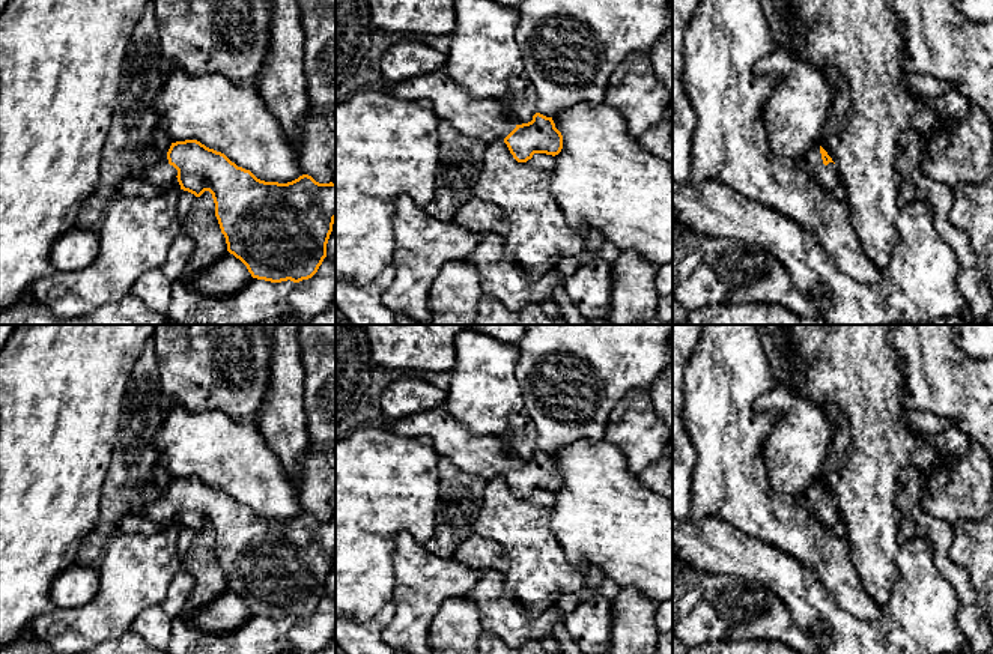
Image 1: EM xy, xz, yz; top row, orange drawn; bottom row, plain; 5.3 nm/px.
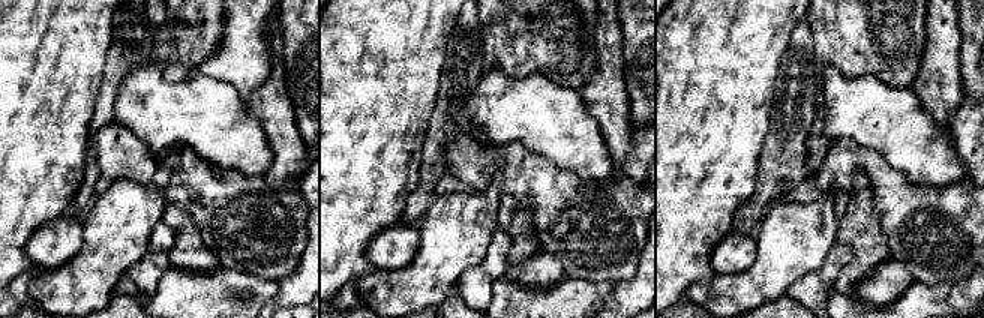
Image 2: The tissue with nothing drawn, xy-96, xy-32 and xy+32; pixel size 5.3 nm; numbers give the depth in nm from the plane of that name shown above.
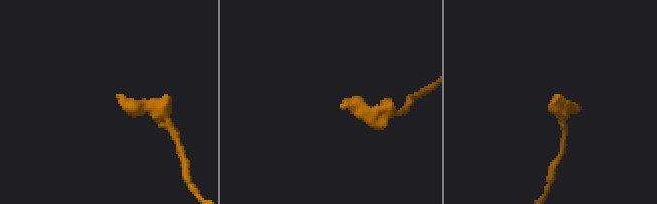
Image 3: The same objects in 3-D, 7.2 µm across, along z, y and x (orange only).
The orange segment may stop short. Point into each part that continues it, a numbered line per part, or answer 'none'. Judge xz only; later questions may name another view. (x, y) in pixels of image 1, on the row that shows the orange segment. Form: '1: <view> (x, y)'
1: xz (483, 119)

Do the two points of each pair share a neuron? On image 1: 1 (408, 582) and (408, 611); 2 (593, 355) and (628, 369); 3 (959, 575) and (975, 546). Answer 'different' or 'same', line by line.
1: same
2: same
3: different

